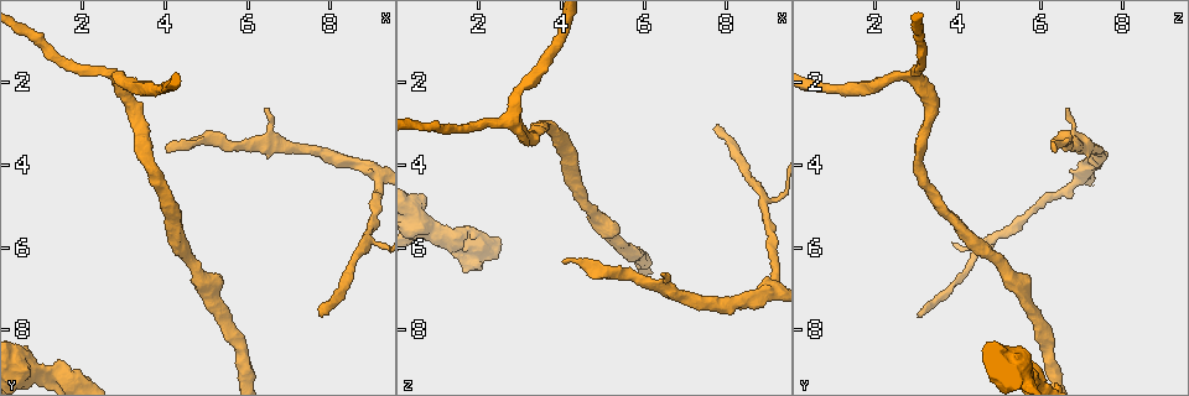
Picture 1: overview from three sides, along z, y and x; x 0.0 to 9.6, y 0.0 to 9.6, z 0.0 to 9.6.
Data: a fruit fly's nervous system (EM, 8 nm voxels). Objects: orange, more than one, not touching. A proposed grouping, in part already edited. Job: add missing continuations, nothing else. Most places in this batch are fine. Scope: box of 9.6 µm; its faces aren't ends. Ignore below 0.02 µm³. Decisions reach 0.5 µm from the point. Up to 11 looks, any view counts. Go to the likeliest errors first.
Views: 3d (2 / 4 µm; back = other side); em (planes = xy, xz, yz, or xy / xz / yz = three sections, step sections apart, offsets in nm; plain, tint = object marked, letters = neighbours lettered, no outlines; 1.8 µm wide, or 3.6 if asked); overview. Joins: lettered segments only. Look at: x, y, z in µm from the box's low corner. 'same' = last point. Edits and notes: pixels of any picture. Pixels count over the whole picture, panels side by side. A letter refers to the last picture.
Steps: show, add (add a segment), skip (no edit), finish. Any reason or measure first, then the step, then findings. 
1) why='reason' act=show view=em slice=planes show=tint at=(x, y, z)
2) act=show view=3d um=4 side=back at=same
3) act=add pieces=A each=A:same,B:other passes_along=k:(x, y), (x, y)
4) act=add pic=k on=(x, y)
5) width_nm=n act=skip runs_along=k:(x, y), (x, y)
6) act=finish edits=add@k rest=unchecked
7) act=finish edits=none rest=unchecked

why='tapers out' act=show view=em slice=xy step=16 show=letters at=(7.75, 7.55, 3.05)

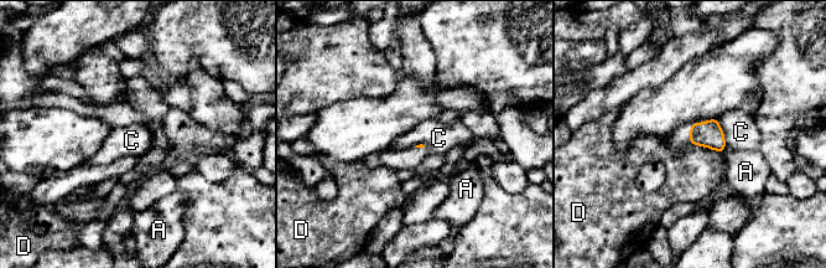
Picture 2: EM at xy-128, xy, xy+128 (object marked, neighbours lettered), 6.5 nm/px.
act=skip each=A:other,C:other,D:other border=2:(717, 117), (726, 148) found='none of them fits'

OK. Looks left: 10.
why='end of a long branch' act=show view=em slice=xy step=4 show=tint at=(4.10, 3.70, 6.40)

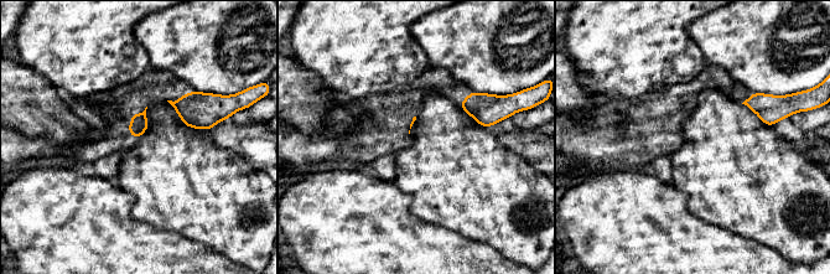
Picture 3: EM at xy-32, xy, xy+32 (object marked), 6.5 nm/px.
why='what lies round it' act=show view=em slice=xy step=4 show=letters at=same

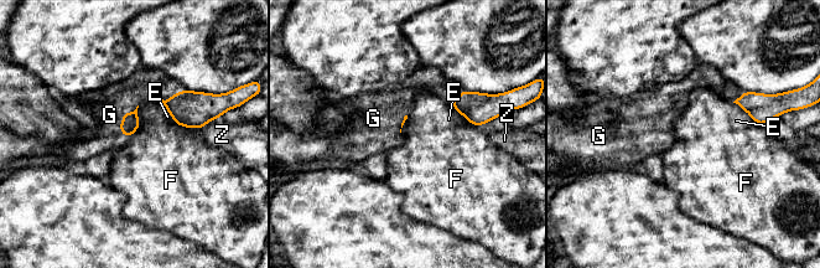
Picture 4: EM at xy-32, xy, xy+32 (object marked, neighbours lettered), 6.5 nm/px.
act=add pieces=G each=E:other,F:other,G:same,Z:other found='the neuron continues'

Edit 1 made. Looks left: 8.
why='tapers out' act=show view=3d um=2 at=(6.40, 2.65, 6.70)

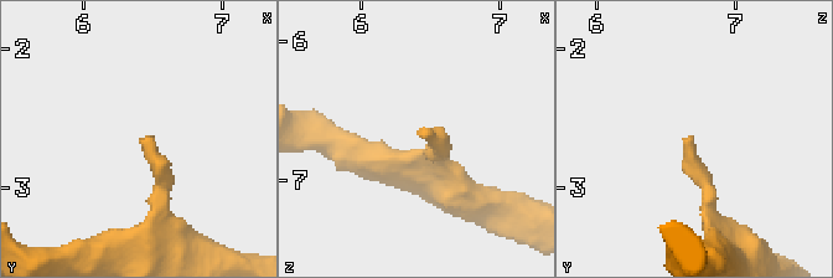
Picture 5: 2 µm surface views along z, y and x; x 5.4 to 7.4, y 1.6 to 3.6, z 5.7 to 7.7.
why='now the EM' act=show view=em slice=planes show=plain at=(6.40, 2.68, 6.64)

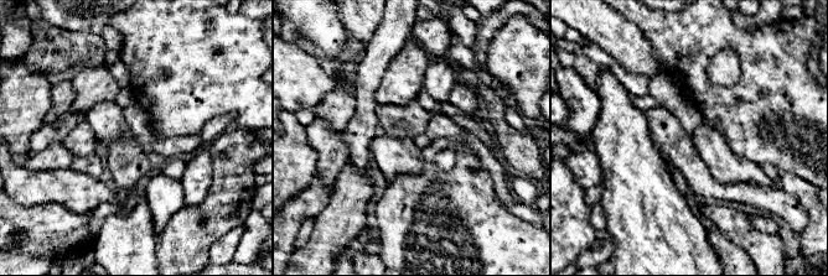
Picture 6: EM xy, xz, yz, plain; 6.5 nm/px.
act=show view=em slice=planes show=letters at=same

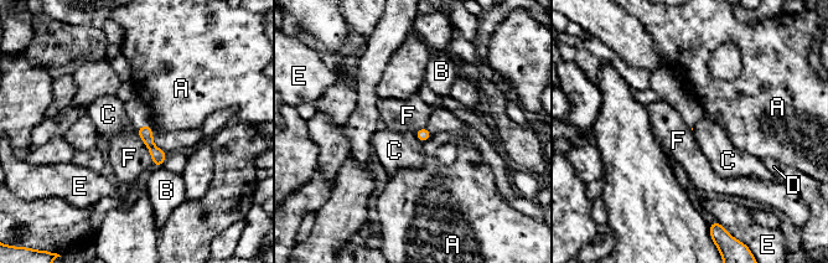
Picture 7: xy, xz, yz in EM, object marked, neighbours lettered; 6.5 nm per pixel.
act=skip each=A:other,B:other,C:other,D:other,E:other,F:other runs_along=7:(145, 128), (159, 163) found='no lettered segment goes on from it'

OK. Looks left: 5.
act=show view=3d um=4 at=(8.85, 5.80, 4.85)

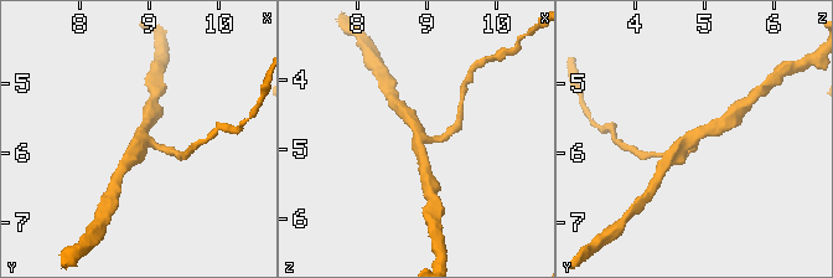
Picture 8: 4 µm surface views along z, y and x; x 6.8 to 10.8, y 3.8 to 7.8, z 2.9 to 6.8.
why='need the tissue' act=show view=em slice=planes show=letters at=(8.90, 5.75, 4.85)

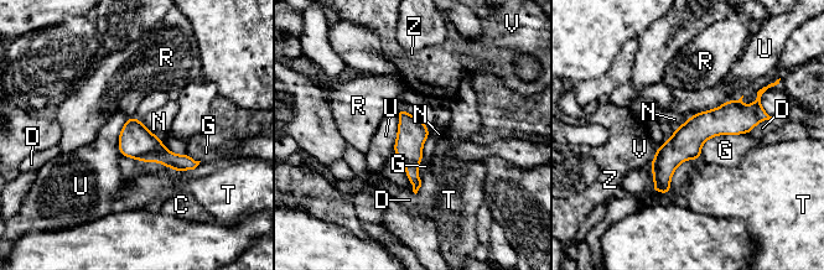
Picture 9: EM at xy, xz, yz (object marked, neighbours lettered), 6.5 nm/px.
width_nm=190 act=skip each=C:other,D:other,G:other,N:other,R:other,T:other,U:other,V:other,Z:other runs_along=9:(762, 114), (704, 125), (656, 188) found='none of them fits'

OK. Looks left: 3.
act=finish edits=add@4 rest=unchecked

